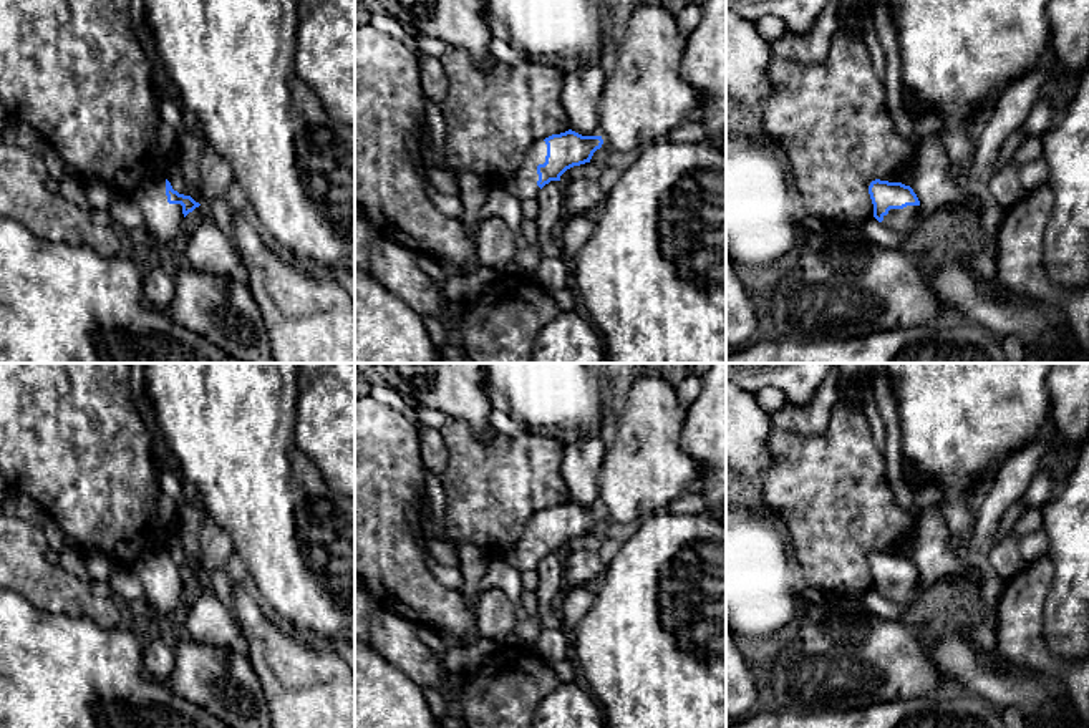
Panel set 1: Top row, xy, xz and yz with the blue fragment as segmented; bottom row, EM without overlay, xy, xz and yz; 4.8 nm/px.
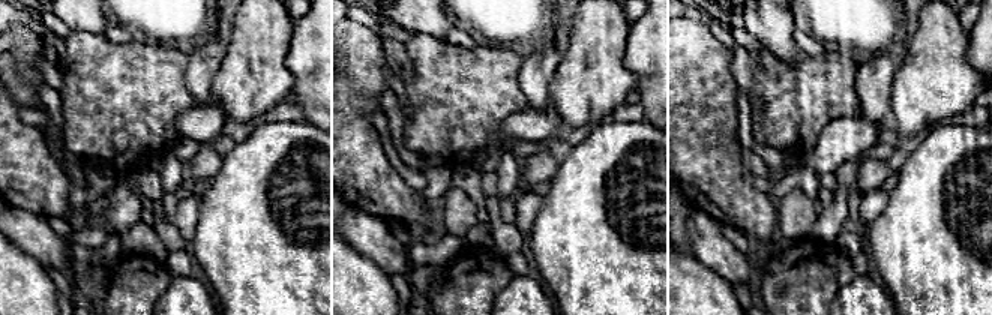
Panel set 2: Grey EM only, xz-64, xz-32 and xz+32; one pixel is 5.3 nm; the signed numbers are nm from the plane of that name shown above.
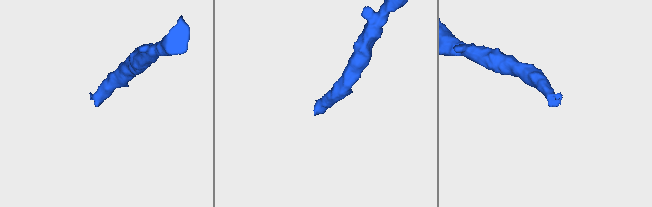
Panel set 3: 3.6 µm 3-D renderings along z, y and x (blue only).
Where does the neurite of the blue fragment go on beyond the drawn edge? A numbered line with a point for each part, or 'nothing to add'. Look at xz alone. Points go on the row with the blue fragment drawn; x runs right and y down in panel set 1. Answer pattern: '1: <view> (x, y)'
1: xz (522, 183)

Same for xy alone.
1: xy (163, 223)

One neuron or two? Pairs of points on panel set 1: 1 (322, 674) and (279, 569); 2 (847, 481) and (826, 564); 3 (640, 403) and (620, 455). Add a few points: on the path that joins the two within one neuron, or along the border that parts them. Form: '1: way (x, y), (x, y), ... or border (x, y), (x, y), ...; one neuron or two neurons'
1: border (317, 642), (324, 644); two neurons
2: way (837, 501), (832, 544); one neuron
3: way (640, 417), (640, 425), (630, 435), (630, 441); one neuron

